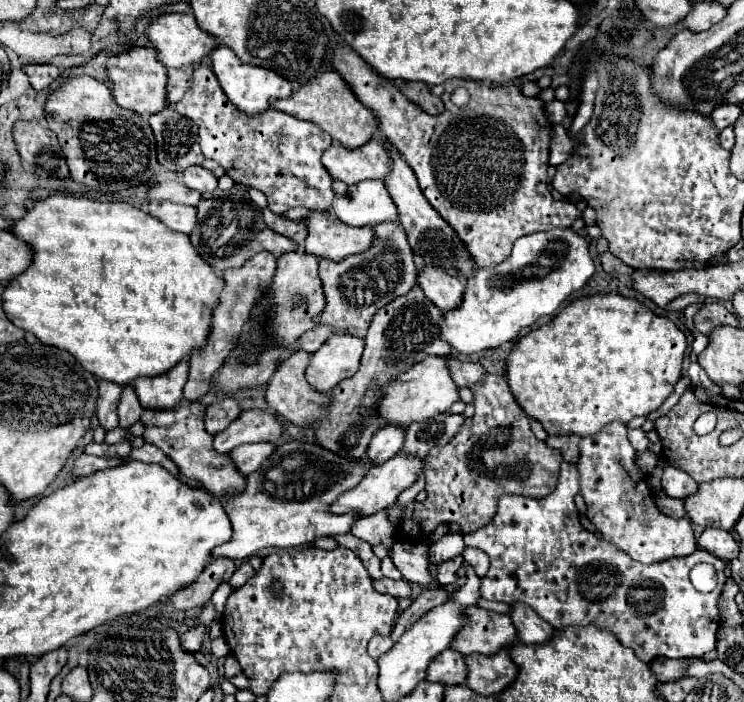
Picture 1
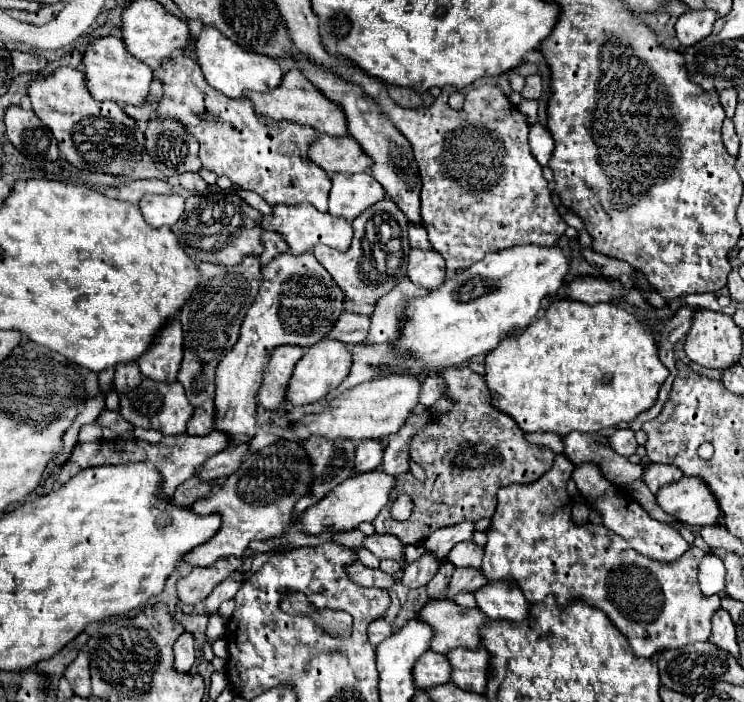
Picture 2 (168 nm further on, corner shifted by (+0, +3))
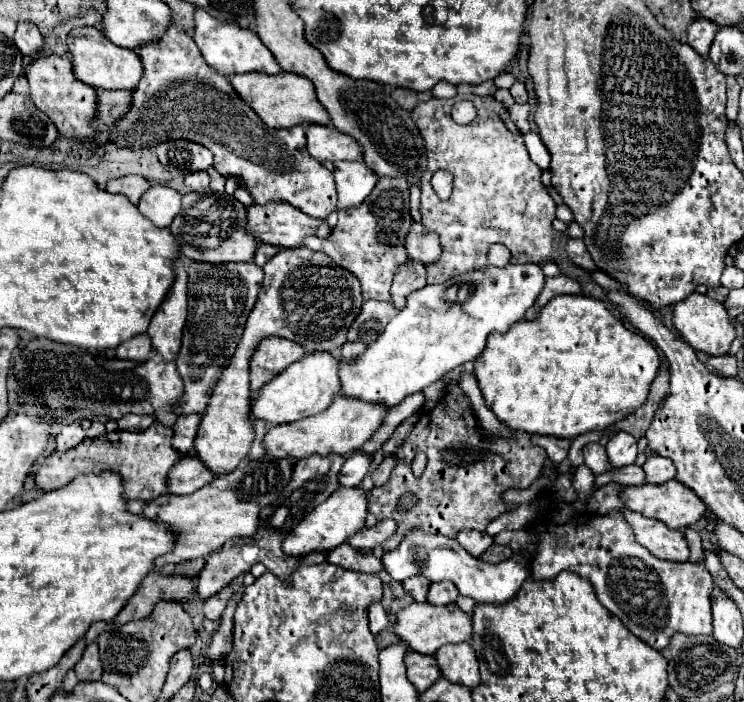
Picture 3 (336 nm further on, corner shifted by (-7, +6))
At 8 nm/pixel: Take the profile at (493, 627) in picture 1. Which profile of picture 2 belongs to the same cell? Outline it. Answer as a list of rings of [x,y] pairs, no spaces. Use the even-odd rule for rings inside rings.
[[[449,599],[429,601],[425,607],[421,607],[417,619],[433,629],[431,649],[443,655],[455,647],[477,649],[481,645],[479,627],[483,621],[487,621],[481,611],[459,607]]]

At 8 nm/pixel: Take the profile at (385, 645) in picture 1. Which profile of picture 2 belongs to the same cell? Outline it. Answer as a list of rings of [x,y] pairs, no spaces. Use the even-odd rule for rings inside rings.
[[[375,619],[369,627],[367,627],[367,635],[369,635],[369,641],[373,647],[377,647],[383,639],[387,639],[391,635],[391,625],[385,621],[385,619]]]

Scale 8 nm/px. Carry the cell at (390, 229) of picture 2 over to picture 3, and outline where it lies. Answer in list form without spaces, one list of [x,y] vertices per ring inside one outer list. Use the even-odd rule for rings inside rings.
[[[380,178],[368,200],[356,208],[340,210],[338,224],[332,228],[330,238],[308,236],[304,246],[322,252],[340,264],[344,270],[352,272],[362,284],[364,300],[380,300],[390,302],[390,284],[396,274],[396,268],[408,260],[408,252],[404,250],[404,236],[408,234],[410,224],[414,222],[408,206],[408,184],[404,178]]]

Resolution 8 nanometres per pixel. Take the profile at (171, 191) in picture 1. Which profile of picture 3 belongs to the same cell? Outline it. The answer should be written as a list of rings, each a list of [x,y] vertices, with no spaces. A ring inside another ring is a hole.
[[[124,176],[108,182],[106,190],[114,194],[124,194],[132,204],[138,204],[140,196],[150,188],[150,182],[144,176]]]

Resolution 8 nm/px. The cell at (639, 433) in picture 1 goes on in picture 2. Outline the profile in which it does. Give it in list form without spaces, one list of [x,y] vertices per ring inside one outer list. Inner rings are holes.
[[[619,429],[615,431],[609,439],[607,439],[607,445],[609,449],[613,449],[615,453],[623,455],[623,457],[629,457],[635,453],[637,449],[637,441],[635,441],[635,433],[629,431],[629,429]]]

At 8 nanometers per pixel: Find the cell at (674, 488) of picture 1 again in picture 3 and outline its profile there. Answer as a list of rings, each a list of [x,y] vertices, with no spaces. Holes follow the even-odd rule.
[[[656,454],[648,456],[648,460],[642,468],[646,472],[648,484],[664,484],[676,476],[676,468],[674,468],[672,460],[666,460],[666,458],[656,456]]]

